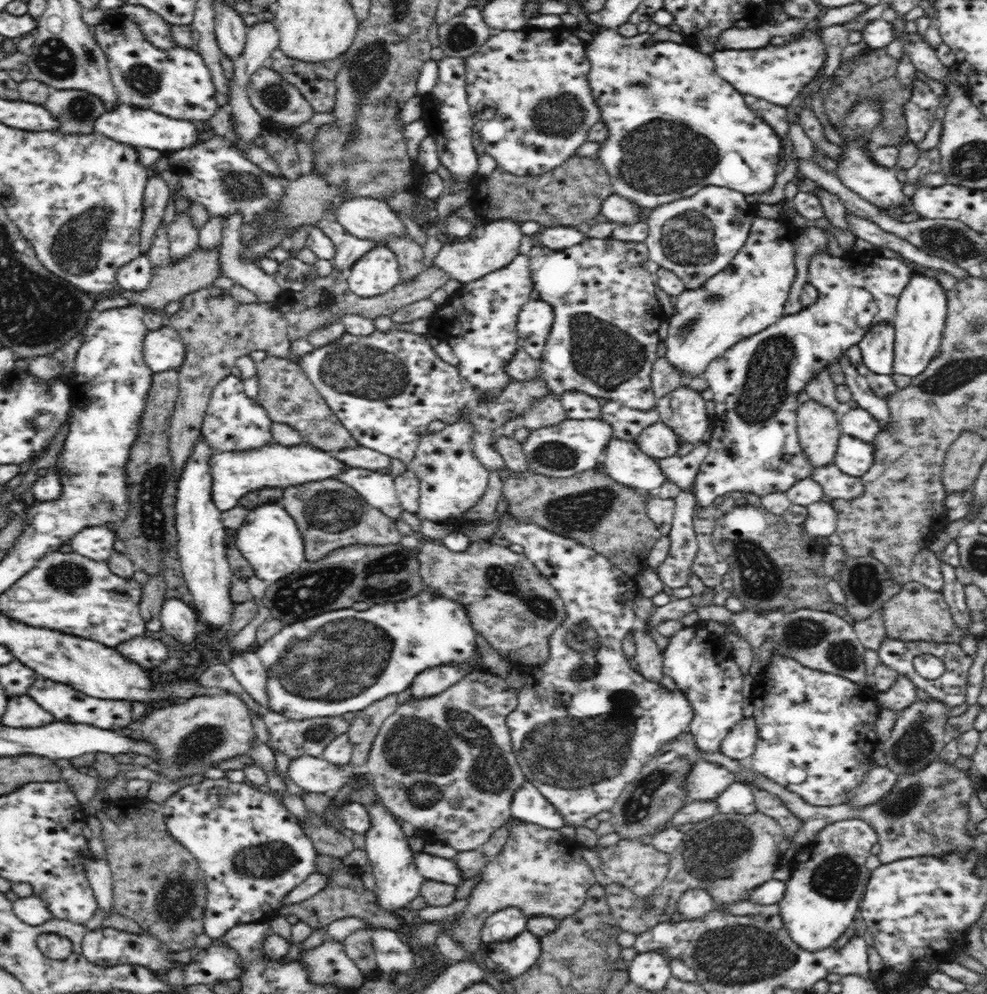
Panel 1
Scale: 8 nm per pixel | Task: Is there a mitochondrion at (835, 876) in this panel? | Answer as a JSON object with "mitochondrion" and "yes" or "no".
{"mitochondrion":"yes"}

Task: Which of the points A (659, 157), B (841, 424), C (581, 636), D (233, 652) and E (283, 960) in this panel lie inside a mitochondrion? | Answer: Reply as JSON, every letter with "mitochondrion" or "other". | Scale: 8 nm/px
{"A":"mitochondrion","B":"other","C":"mitochondrion","D":"other","E":"other"}

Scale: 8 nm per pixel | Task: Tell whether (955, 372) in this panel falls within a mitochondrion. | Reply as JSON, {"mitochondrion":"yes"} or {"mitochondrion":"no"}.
{"mitochondrion":"yes"}

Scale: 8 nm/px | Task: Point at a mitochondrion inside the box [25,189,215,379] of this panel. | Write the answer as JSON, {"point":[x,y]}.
{"point":[76,250]}

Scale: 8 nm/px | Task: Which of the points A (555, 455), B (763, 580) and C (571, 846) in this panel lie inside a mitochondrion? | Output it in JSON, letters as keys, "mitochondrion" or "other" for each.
{"A":"mitochondrion","B":"mitochondrion","C":"other"}

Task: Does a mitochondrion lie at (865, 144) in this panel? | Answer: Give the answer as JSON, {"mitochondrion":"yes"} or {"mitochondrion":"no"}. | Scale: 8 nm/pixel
{"mitochondrion":"no"}

